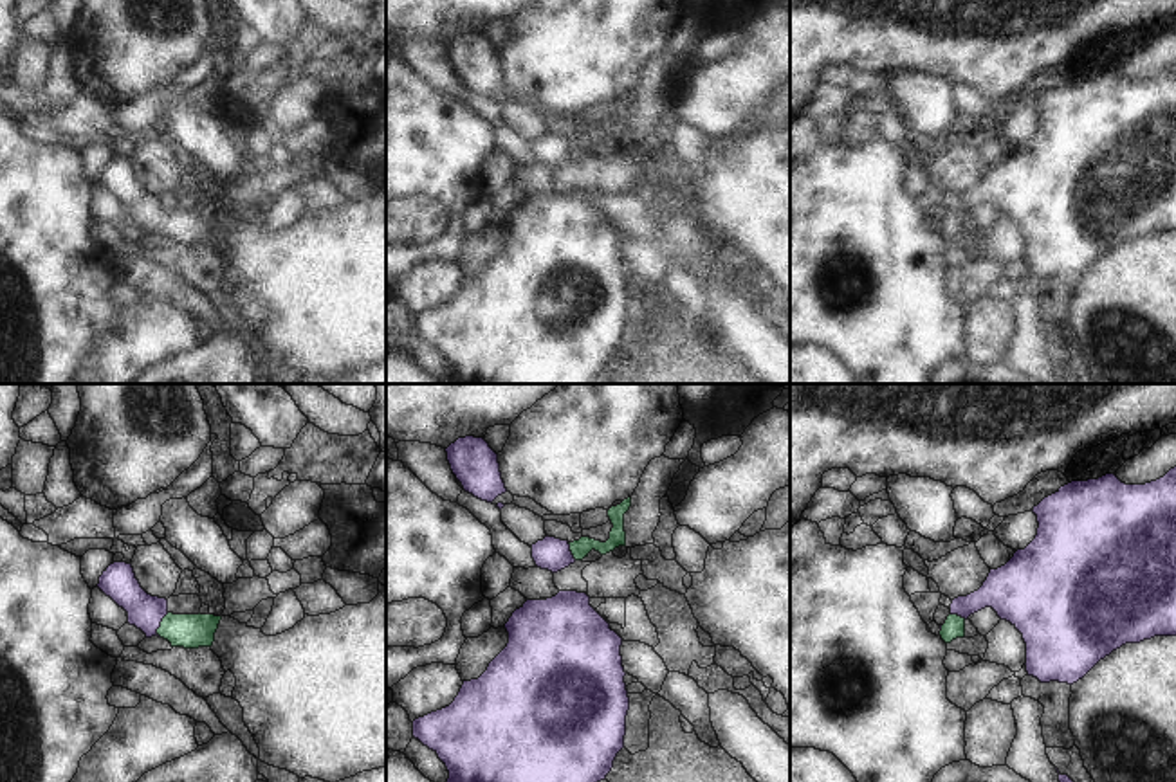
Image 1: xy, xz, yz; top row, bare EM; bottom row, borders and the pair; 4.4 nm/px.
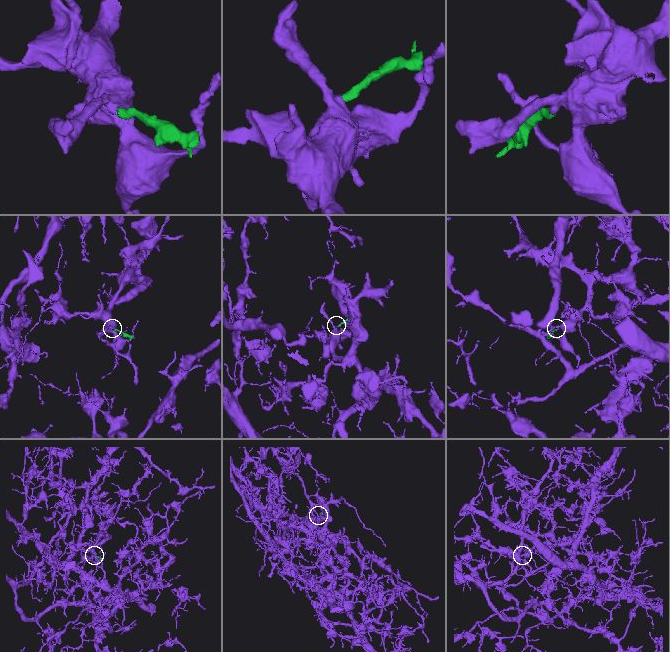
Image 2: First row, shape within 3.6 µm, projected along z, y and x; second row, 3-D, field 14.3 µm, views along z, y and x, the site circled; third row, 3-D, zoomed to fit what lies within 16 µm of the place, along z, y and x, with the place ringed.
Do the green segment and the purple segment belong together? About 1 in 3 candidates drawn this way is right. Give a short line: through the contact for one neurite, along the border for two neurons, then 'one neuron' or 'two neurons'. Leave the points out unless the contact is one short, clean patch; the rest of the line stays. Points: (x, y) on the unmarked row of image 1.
line xy (190, 227), (161, 222), (145, 208); one neuron

